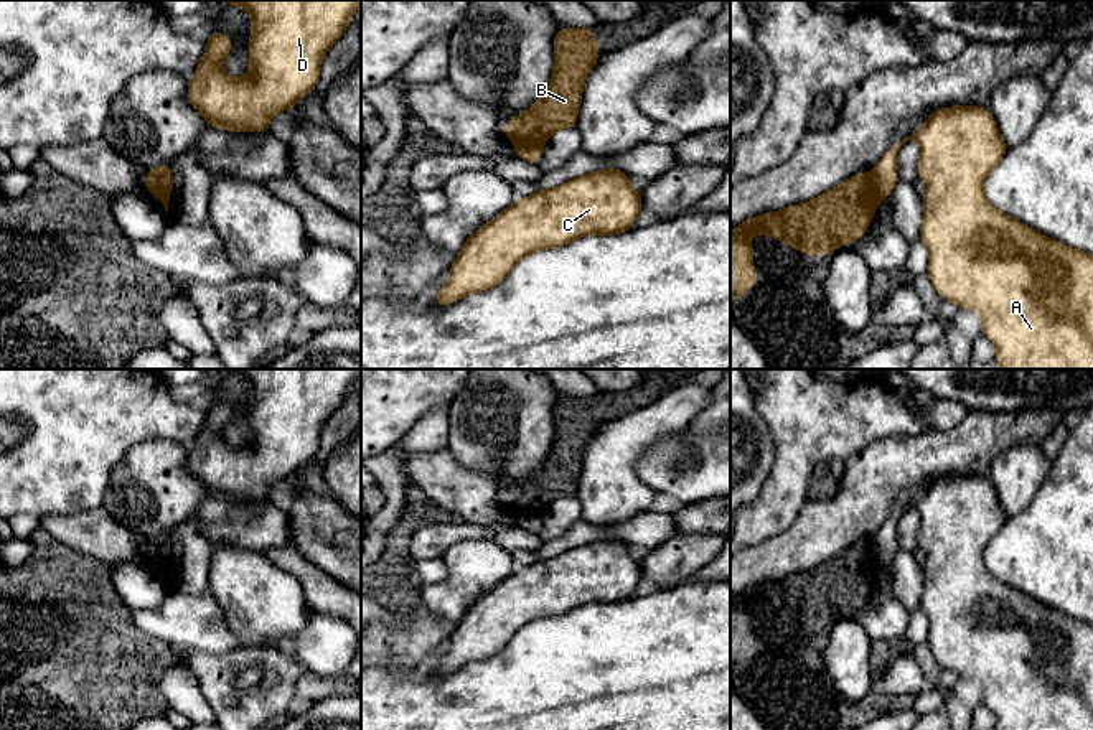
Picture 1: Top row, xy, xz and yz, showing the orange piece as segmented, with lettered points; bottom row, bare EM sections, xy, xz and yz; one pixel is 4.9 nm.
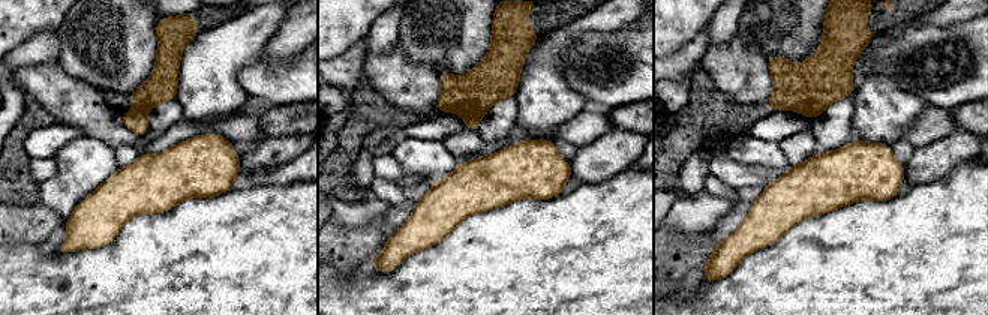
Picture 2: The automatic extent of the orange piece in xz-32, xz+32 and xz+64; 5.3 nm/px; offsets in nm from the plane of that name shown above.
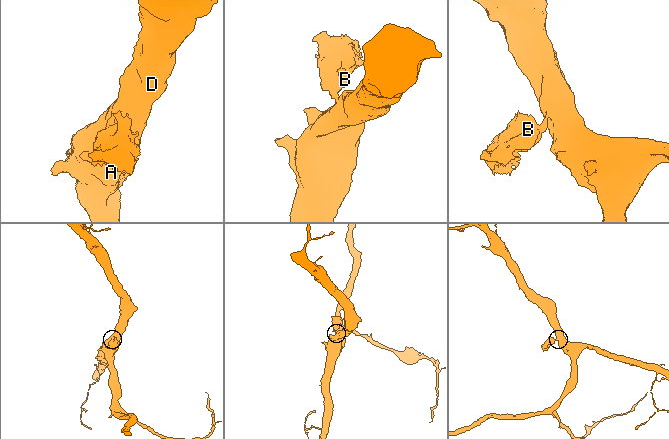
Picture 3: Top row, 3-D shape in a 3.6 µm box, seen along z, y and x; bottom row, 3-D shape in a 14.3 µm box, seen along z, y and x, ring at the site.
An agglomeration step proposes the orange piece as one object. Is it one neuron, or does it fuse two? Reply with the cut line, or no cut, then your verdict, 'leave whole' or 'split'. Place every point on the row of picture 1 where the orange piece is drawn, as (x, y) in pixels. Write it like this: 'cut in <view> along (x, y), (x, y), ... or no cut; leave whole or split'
cut in xz along (515, 142), (538, 144), (541, 147); split

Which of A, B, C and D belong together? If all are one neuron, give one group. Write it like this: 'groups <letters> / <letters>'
groups A C D / B

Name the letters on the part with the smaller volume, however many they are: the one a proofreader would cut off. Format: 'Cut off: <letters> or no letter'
Cut off: B

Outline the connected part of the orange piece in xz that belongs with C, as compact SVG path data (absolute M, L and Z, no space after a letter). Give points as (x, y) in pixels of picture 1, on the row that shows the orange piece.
M617 168L572 178L557 188L521 198L468 237L432 305L447 307L462 297L496 287L523 257L536 250L562 247L585 234L622 234L631 229L641 209L641 193Z

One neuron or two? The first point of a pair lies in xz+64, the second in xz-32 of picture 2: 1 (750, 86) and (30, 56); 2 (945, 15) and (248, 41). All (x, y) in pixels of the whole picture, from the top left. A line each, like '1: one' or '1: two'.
1: two
2: one

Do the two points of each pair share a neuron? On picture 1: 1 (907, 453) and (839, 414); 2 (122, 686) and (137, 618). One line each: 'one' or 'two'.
1: two
2: two

